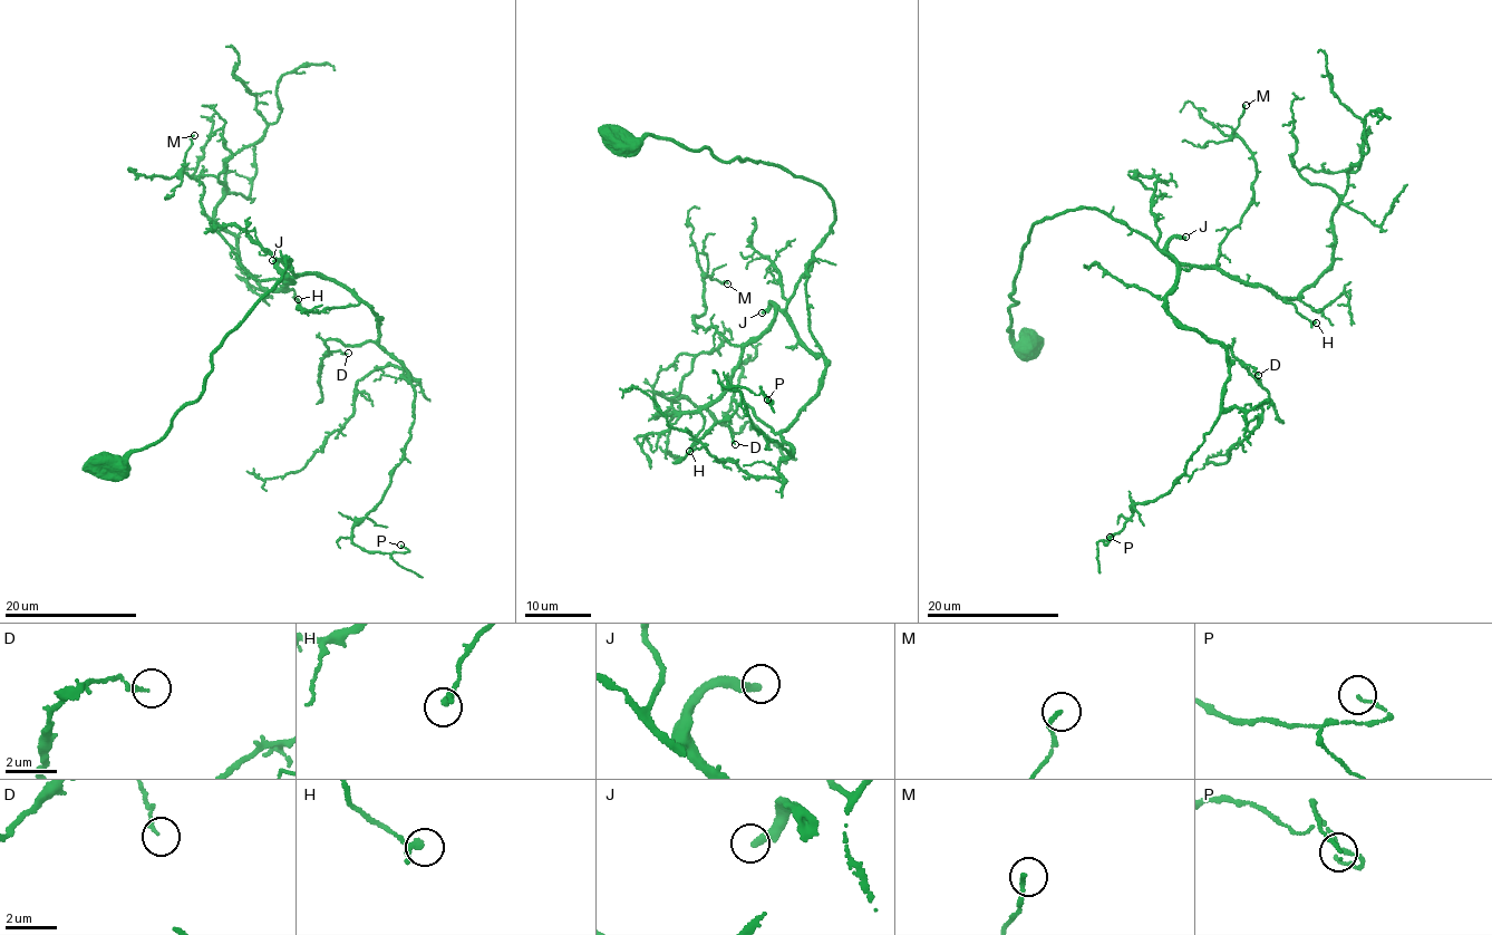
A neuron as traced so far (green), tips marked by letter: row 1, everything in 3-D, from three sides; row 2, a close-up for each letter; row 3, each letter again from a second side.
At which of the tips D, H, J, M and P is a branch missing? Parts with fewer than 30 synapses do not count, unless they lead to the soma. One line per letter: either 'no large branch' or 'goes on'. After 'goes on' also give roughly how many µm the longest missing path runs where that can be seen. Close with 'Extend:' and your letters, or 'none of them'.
D: no large branch
H: no large branch
J: goes on; about 170 µm are missing
M: no large branch
P: no large branch
Extend: J

